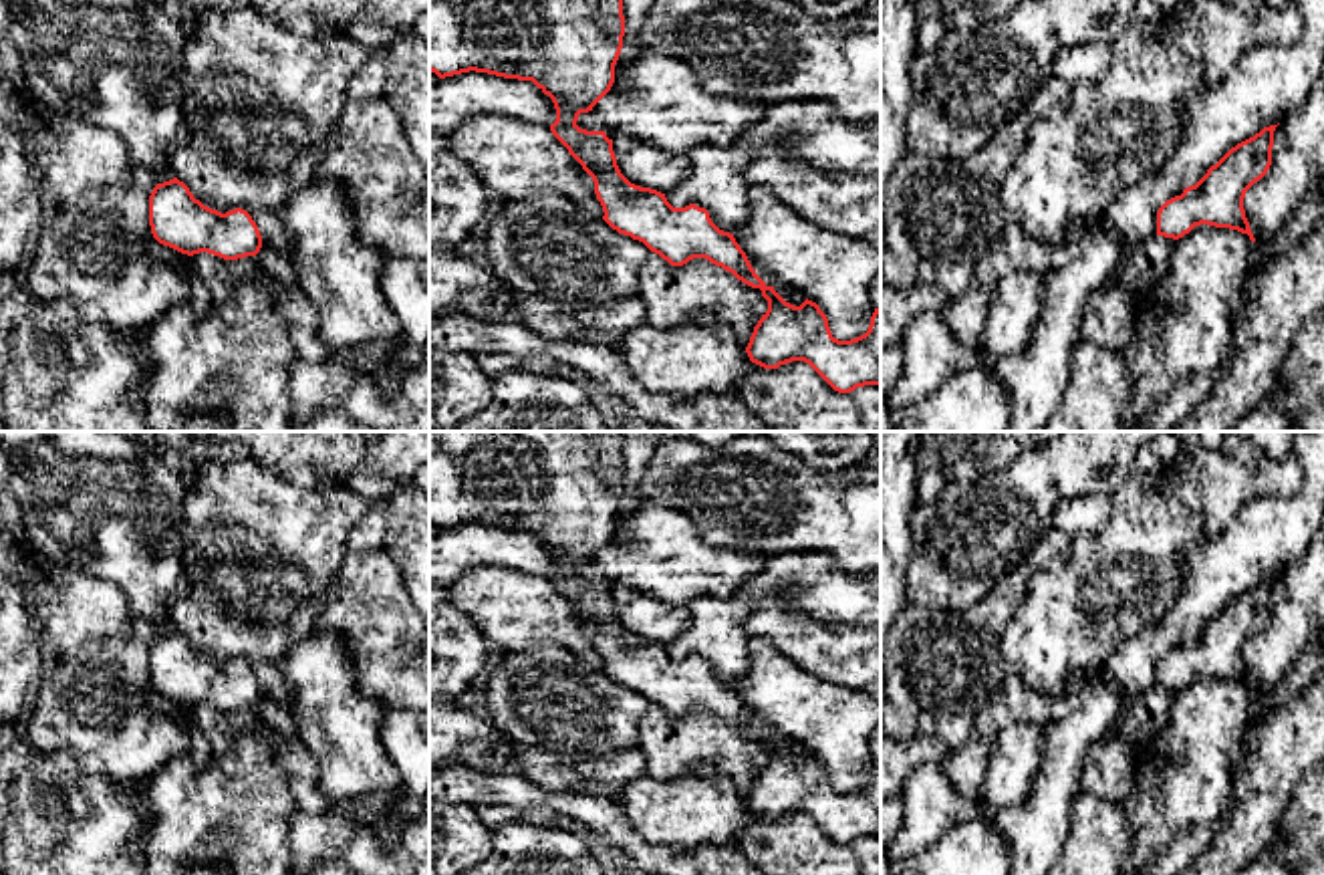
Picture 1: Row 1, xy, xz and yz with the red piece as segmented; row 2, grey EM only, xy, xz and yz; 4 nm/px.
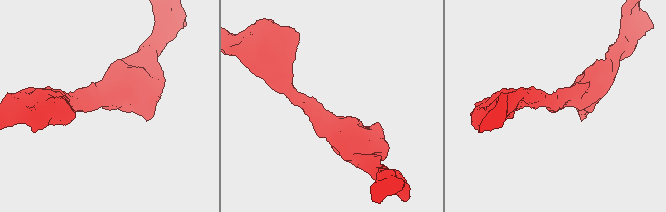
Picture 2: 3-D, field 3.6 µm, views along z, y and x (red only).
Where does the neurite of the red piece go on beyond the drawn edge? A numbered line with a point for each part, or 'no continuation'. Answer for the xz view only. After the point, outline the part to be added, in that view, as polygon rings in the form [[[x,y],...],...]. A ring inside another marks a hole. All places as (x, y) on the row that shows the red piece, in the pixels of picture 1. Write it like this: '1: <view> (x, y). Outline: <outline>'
no continuation

